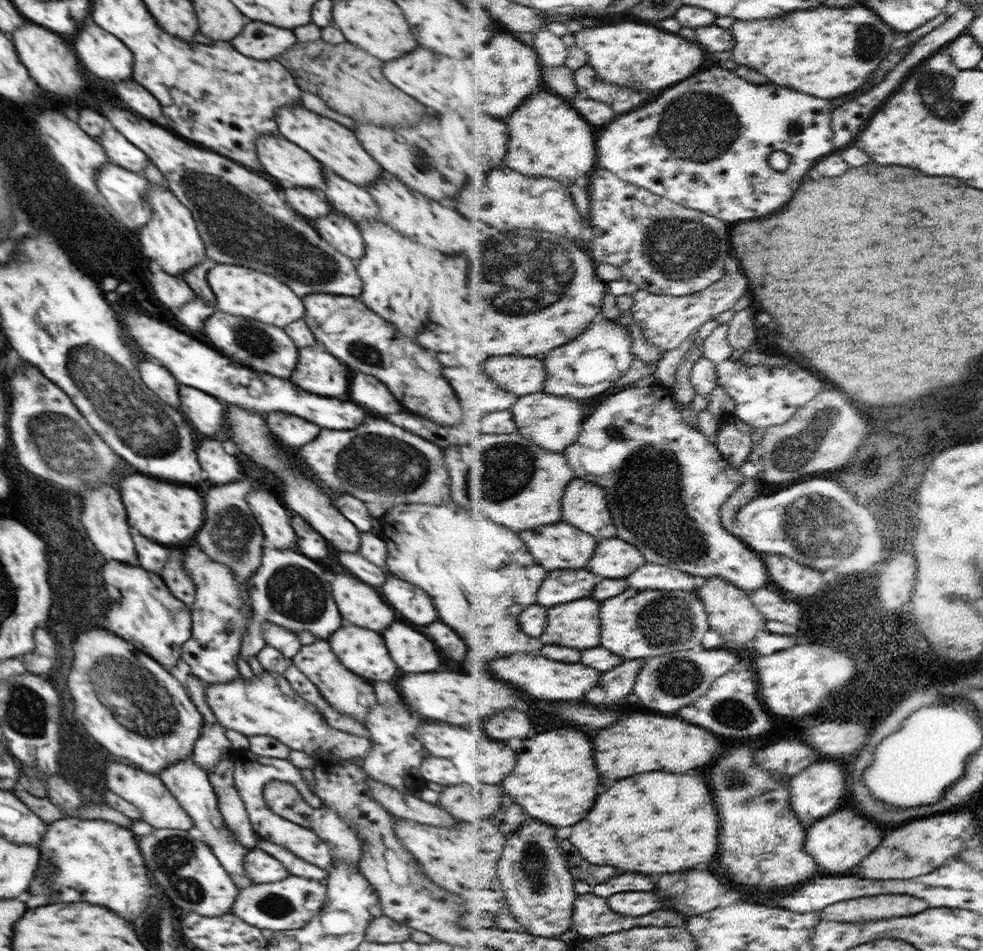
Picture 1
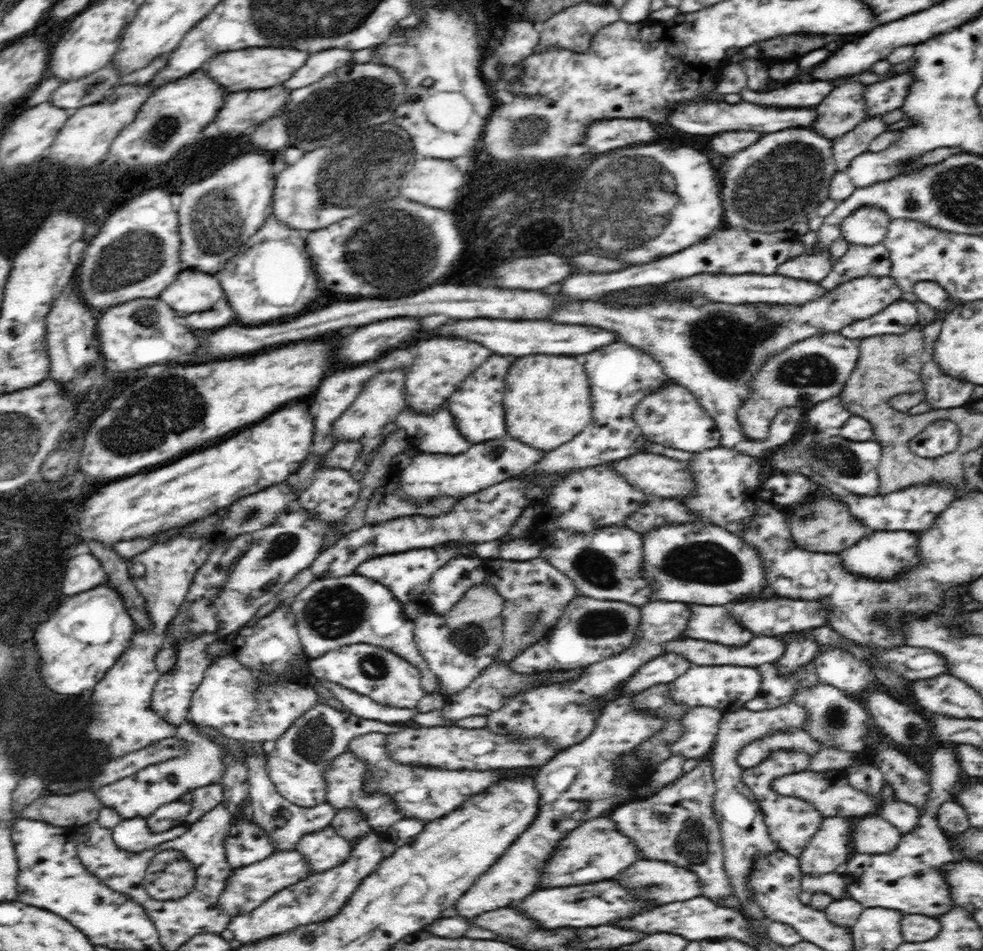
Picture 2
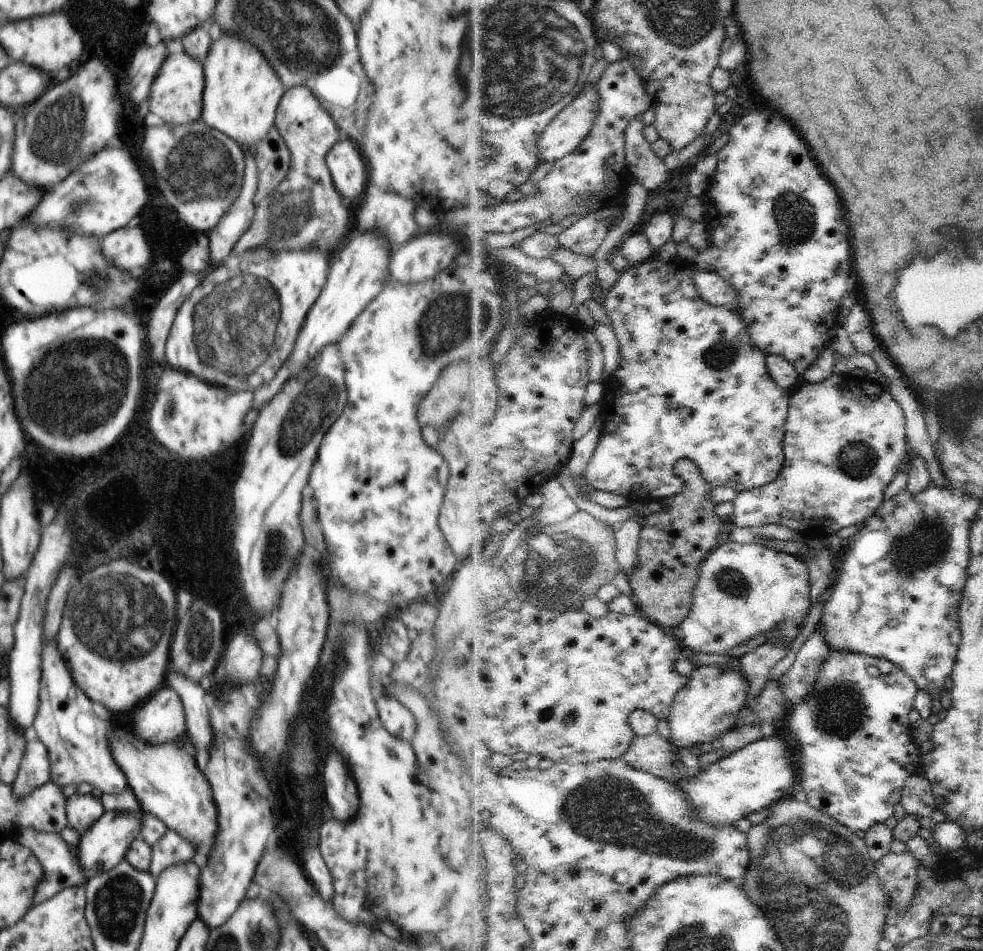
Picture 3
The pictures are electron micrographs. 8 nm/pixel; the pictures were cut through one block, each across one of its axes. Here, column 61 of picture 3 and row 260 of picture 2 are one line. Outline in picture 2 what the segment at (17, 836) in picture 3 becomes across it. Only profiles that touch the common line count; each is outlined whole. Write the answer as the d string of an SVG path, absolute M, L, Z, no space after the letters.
M883 242L874 246L851 245L833 265L828 276L820 280L819 285L830 290L840 283L861 276L888 276L892 261L890 251Z

